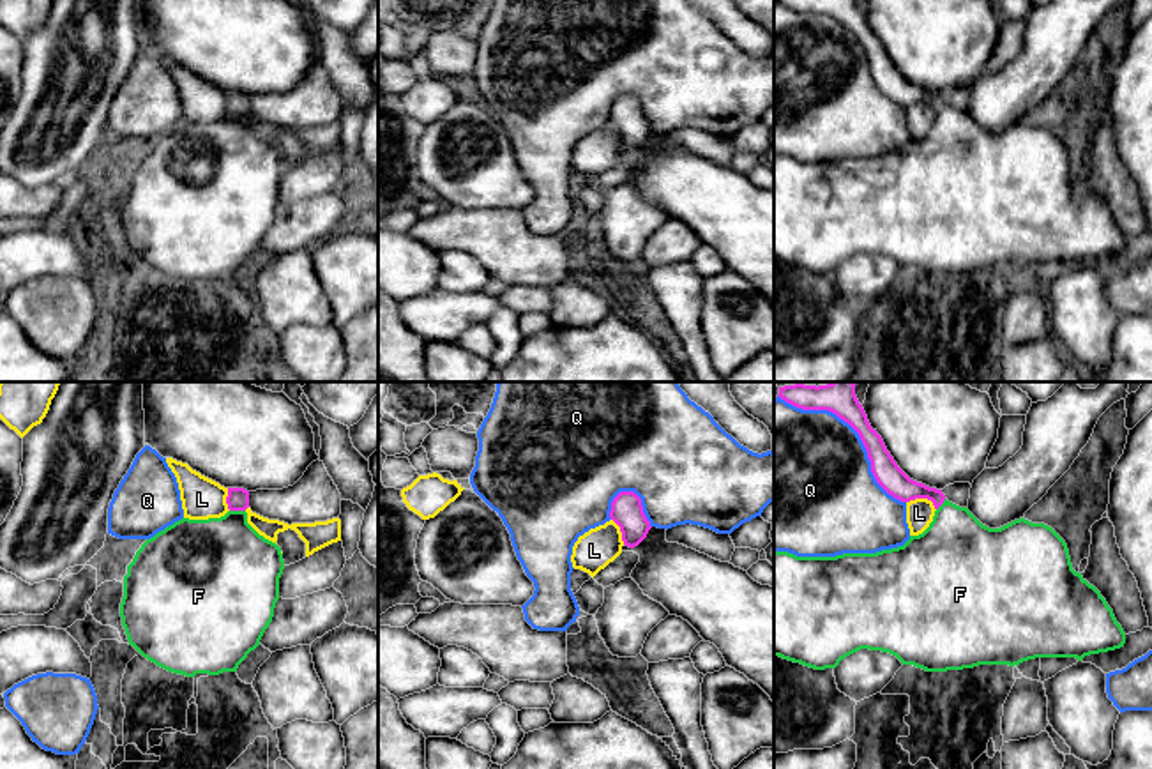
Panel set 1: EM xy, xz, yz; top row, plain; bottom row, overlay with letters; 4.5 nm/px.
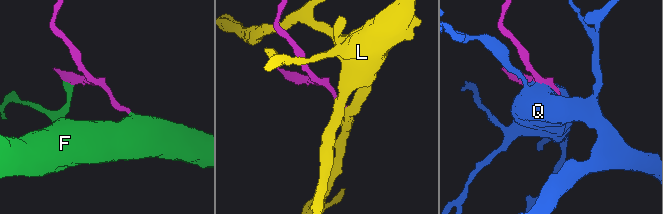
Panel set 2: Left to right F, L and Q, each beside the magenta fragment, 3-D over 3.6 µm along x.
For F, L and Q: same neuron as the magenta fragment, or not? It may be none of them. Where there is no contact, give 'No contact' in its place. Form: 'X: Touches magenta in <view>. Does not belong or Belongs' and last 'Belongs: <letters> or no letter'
F: Touches magenta in xy. Belongs
L: Touches magenta in yz. Does not belong
Q: Touches magenta in yz. Does not belong
Belongs: F

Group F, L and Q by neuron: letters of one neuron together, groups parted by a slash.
F / L / Q

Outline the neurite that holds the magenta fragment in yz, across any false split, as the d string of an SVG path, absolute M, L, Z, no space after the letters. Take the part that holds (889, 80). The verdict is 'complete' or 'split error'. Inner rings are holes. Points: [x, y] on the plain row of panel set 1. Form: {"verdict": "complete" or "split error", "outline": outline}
{"verdict": "split error", "outline": "M779 0L802 14L829 14L848 27L860 41L876 87L894 103L928 103L935 110L929 131L898 152L876 157L836 161L797 161L774 156L774 260L815 274L836 272L841 263L860 255L882 255L903 269L926 276L974 272L979 269L1018 270L1035 262L1076 262L1124 251L1125 237L1101 196L1071 168L1065 145L1048 129L1014 124L1000 133L982 129L968 111L945 103L942 94L910 83L871 32L857 0Z"}

